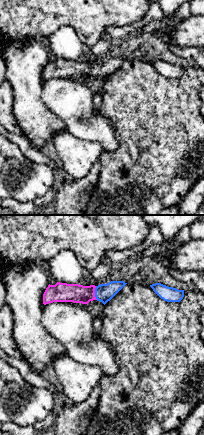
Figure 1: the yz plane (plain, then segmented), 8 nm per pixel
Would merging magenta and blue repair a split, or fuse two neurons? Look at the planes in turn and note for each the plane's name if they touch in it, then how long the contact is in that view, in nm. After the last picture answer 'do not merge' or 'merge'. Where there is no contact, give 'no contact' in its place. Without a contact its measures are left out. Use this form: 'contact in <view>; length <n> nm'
contact in yz; length 110 nm

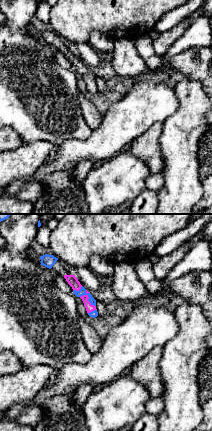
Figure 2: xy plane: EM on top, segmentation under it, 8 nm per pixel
contact in xy; length 160 nm

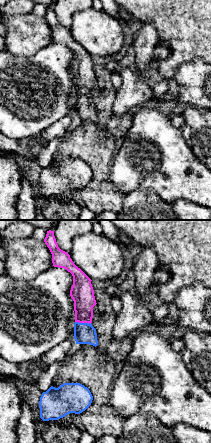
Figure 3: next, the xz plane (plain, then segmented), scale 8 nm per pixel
contact in xz; length 130 nm

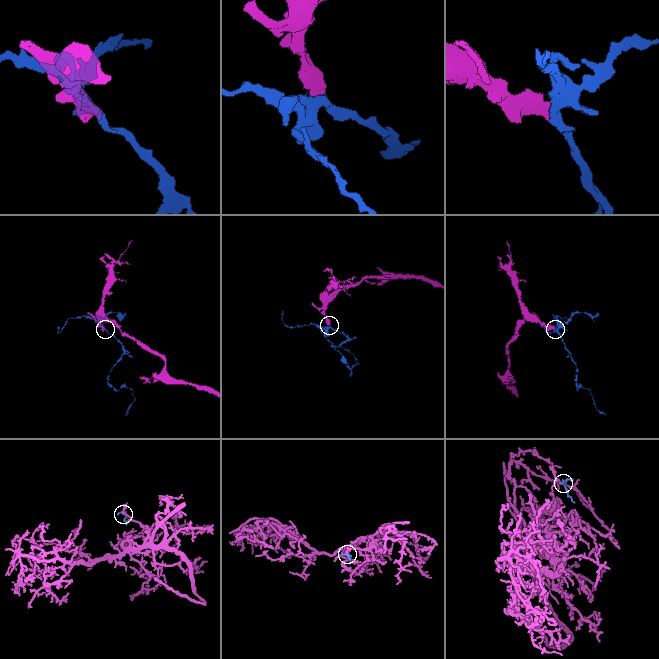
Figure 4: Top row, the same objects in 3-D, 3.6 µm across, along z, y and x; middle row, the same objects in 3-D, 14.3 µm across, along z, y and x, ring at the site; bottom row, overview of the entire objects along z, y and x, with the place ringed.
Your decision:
merge

